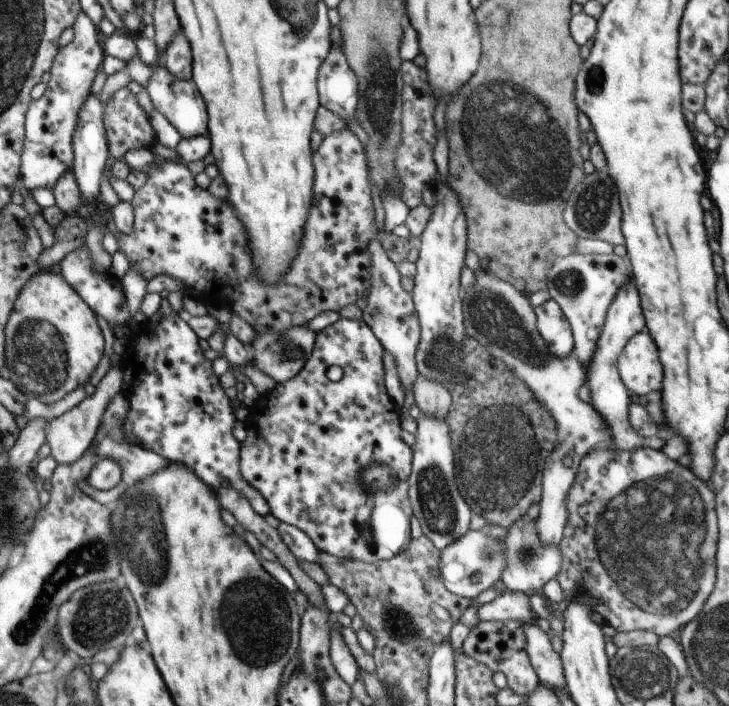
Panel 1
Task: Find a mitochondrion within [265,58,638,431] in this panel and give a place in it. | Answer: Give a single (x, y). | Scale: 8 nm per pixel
(532, 166)

